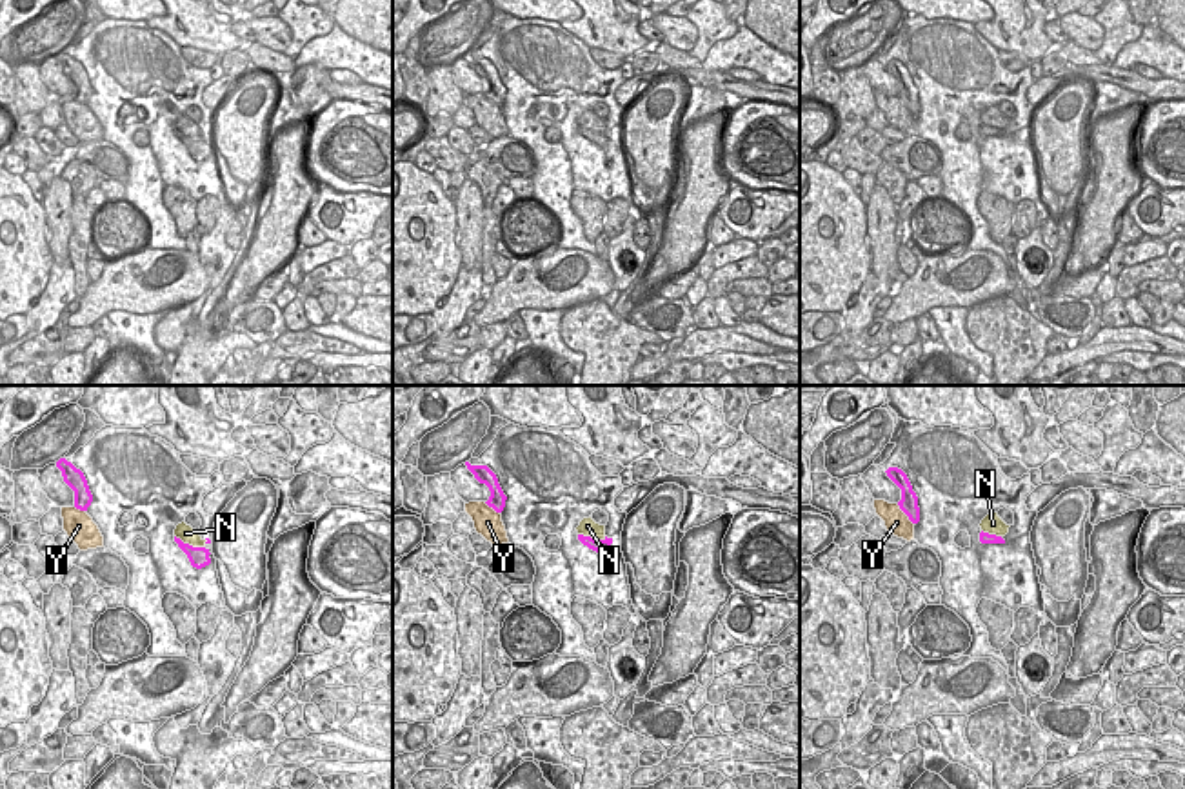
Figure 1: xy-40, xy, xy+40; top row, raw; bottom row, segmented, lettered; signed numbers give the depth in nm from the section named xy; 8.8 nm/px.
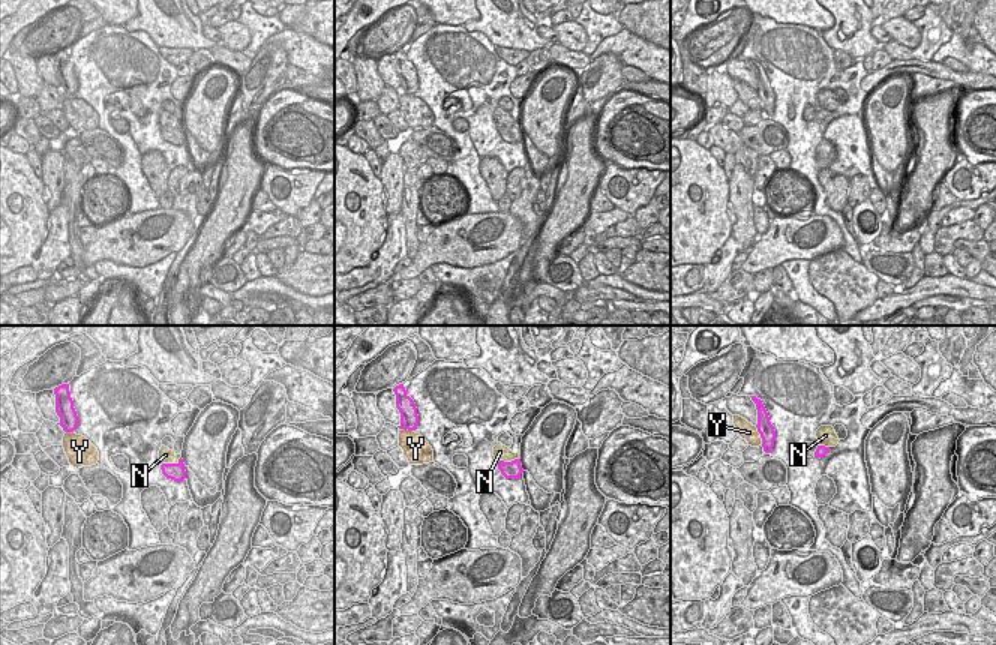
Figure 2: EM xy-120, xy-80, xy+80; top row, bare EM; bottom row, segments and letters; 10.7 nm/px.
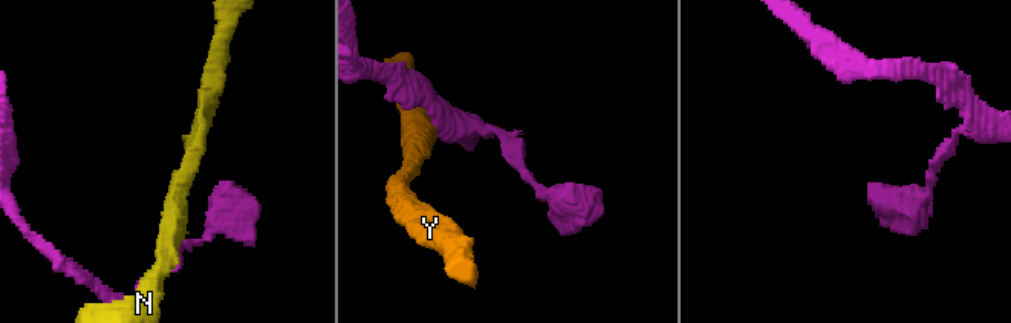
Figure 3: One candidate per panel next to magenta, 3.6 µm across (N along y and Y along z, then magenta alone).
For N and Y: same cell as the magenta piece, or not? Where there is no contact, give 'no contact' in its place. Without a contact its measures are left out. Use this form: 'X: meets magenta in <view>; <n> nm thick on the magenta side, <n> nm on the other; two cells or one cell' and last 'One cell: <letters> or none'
N: meets magenta in xy-40; 190 nm thick on the magenta side, 160 nm on the other; two cells
Y: meets magenta in xy+40; 160 nm thick on the magenta side, 220 nm on the other; two cells
One cell: none

